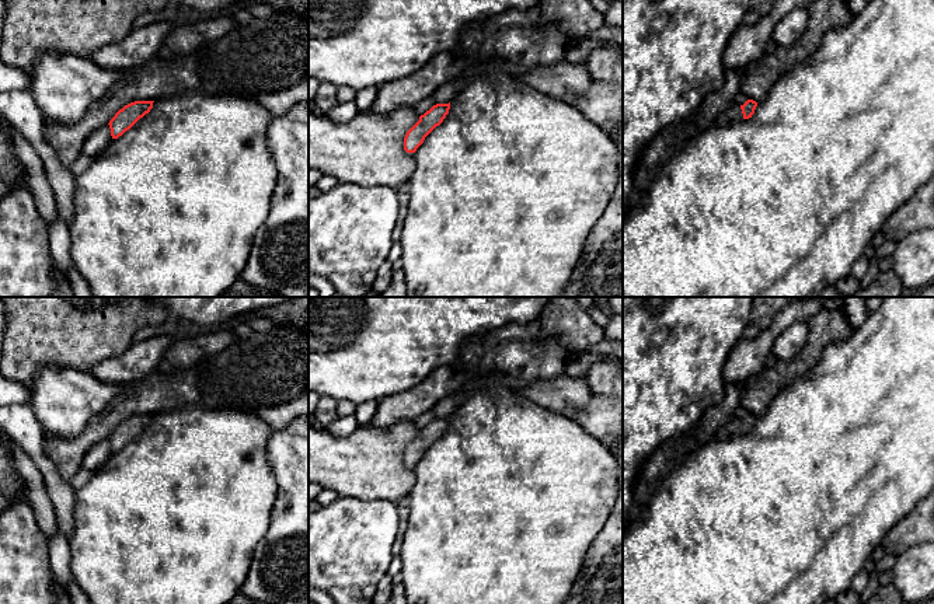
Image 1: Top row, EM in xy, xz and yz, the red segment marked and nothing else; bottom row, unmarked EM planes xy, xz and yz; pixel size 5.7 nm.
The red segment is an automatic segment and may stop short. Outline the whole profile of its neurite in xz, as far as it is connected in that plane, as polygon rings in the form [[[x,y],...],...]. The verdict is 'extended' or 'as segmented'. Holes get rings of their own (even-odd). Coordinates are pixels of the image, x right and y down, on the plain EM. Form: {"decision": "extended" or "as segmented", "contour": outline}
{"decision": "as segmented", "contour": [[[436,418],[424,429],[419,434],[407,446],[404,451],[404,464],[407,467],[415,467],[417,462],[424,457],[425,451],[439,440],[446,429],[449,427],[449,418]]]}

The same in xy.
{"decision": "as segmented", "contour": [[[135,415],[119,423],[109,434],[112,453],[118,453],[129,444],[140,432],[150,426],[154,415]]]}

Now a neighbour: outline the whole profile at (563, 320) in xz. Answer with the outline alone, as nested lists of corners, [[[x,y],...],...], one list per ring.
[[[551,297],[541,313],[537,341],[554,339],[571,356],[586,353],[606,338],[604,331],[575,297]]]

